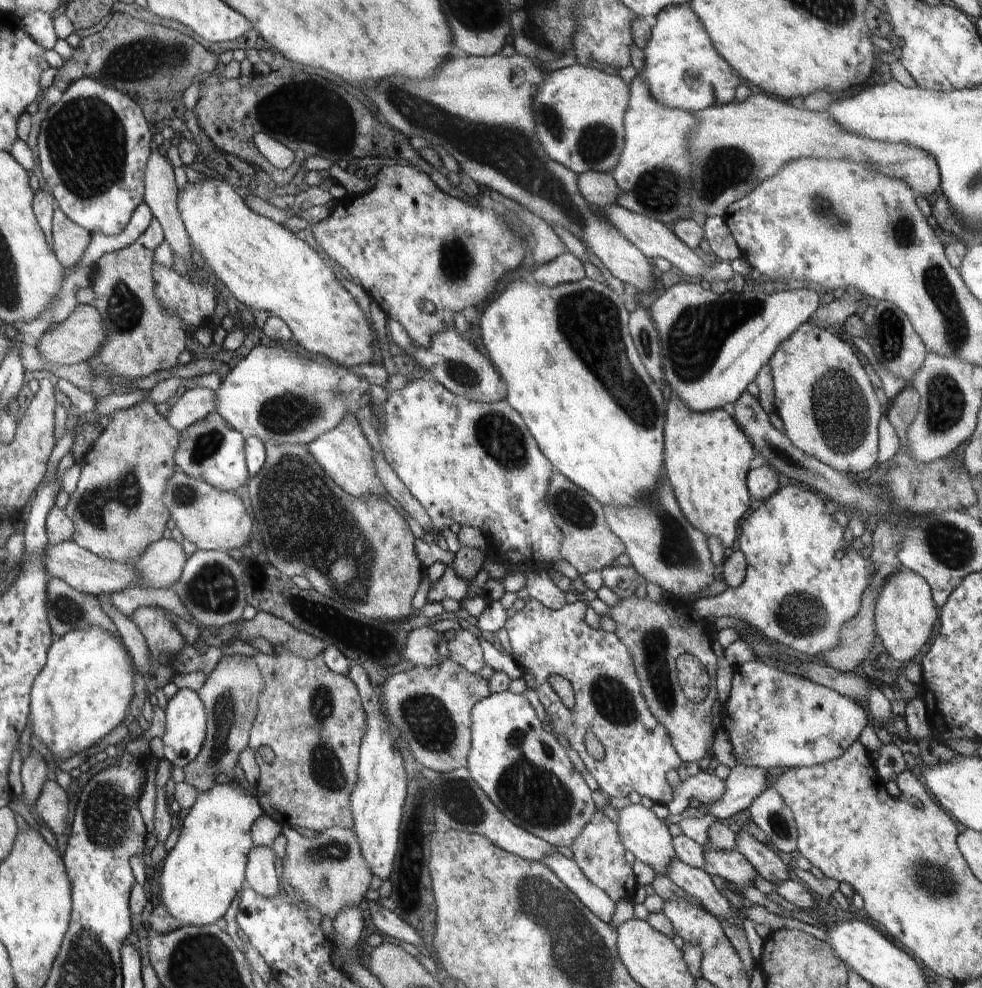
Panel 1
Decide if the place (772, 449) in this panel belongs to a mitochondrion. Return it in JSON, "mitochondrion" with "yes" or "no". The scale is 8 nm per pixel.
{"mitochondrion":"yes"}

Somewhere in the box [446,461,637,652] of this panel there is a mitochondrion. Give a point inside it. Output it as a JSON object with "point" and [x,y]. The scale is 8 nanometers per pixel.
{"point":[571,506]}

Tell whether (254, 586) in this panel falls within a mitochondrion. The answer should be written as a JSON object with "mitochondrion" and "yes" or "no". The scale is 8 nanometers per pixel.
{"mitochondrion":"yes"}

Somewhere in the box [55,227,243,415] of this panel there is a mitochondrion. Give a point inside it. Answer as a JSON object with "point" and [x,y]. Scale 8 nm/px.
{"point":[124,310]}

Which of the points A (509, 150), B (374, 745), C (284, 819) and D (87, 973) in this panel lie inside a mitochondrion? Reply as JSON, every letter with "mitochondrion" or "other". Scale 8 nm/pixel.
{"A":"mitochondrion","B":"other","C":"other","D":"mitochondrion"}

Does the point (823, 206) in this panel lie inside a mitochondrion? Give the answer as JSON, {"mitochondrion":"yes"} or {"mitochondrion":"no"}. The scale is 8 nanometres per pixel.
{"mitochondrion":"yes"}

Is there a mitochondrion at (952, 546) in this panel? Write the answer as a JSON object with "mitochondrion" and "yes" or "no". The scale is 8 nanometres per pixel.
{"mitochondrion":"yes"}

